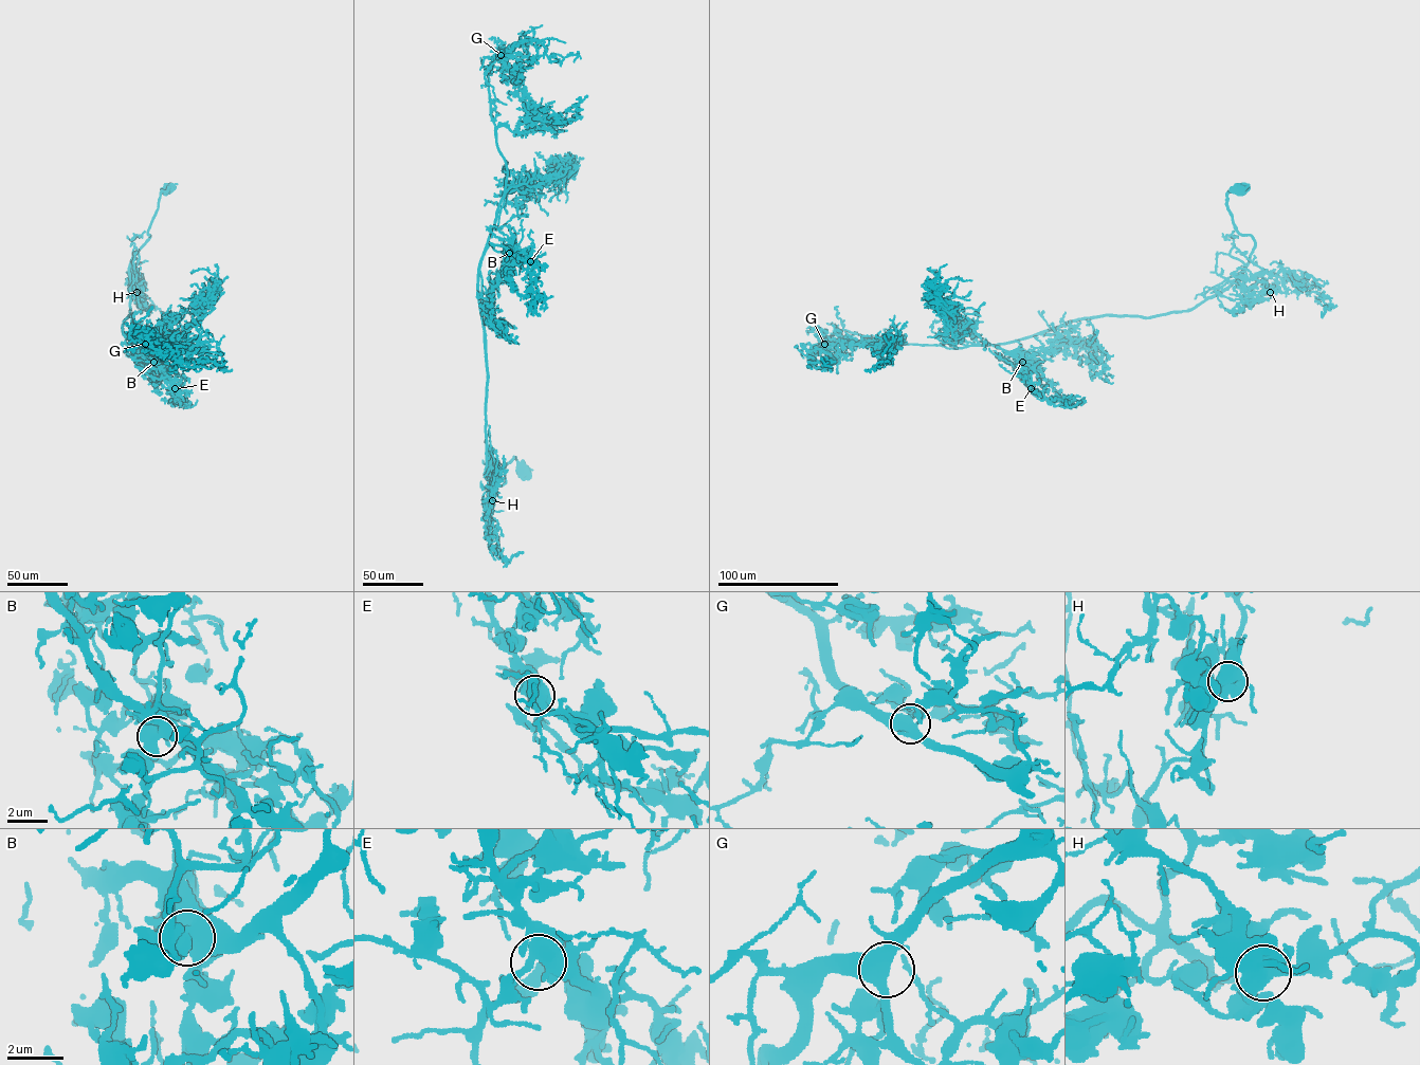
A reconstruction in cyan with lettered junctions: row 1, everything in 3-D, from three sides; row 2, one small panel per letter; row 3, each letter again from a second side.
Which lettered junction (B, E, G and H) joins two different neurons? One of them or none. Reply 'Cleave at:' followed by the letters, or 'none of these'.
Cleave at: none of these

